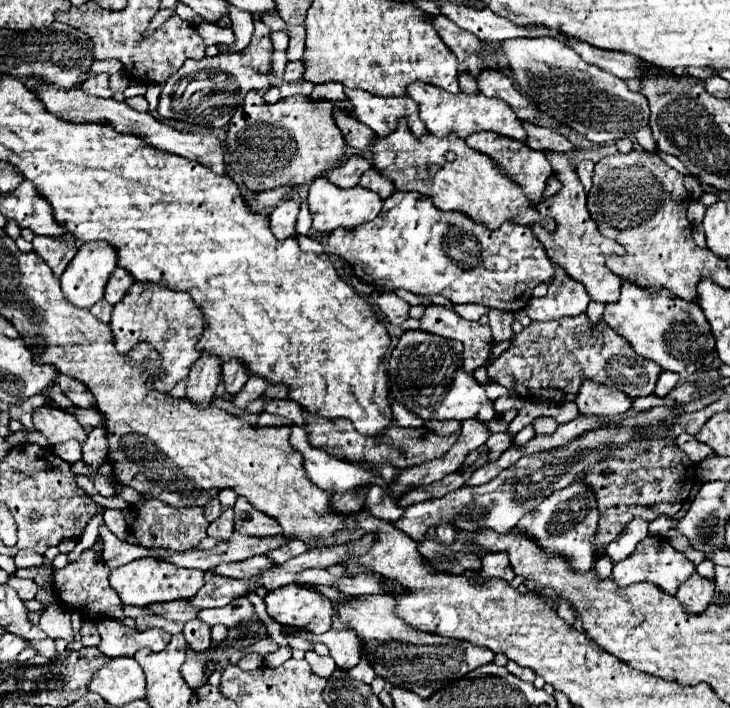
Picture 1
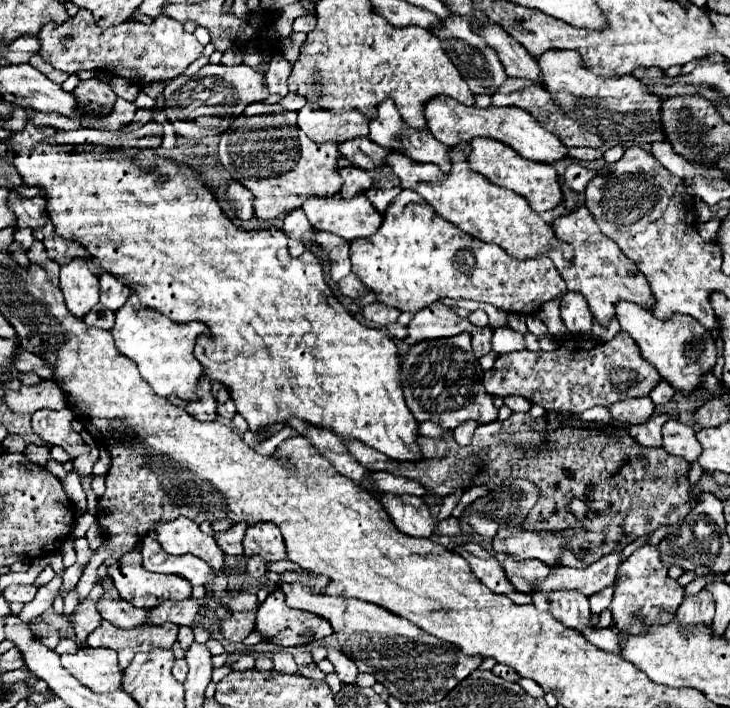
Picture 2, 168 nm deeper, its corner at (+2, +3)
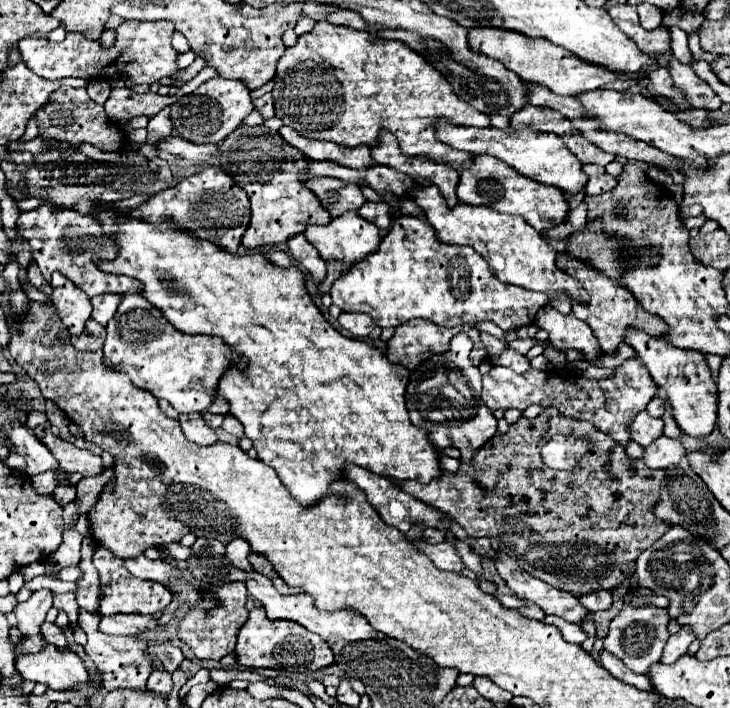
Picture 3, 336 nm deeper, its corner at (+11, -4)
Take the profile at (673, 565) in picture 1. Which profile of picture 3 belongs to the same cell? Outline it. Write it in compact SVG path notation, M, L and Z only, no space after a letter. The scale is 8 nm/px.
M630 600L624 602L618 616L610 622L608 634L604 638L604 648L620 658L632 672L646 674L648 668L660 660L664 644L670 636L668 632L668 608L658 608L652 604L634 606Z

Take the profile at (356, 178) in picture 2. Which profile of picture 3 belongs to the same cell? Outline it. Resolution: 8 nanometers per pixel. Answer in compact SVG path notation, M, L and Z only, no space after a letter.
M312 178L306 186L320 198L322 206L328 206L332 216L344 214L344 210L358 210L366 198L360 192L360 186L342 182L338 178Z

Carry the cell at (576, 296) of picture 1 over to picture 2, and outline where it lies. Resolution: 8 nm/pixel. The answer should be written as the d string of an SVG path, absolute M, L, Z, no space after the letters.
M569 291L561 297L561 319L573 335L591 335L593 315L581 295Z

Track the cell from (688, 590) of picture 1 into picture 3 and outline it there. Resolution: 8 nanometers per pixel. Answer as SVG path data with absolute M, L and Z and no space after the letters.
M680 626L680 630L676 634L670 634L666 646L664 646L664 654L662 654L662 662L664 664L672 664L676 662L680 656L684 656L688 652L688 646L694 642L696 638L692 638L692 630L688 630L688 626Z

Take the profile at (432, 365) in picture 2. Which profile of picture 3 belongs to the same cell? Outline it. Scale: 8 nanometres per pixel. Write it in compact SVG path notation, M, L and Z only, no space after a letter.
M460 332L450 340L450 350L434 354L432 358L424 360L412 374L406 386L406 406L412 424L426 428L428 438L436 448L446 448L446 446L456 446L462 452L462 460L468 462L472 458L472 452L480 448L488 438L494 436L496 432L496 418L492 416L492 410L488 410L480 398L480 372L478 368L470 362L470 350L472 350L472 340Z

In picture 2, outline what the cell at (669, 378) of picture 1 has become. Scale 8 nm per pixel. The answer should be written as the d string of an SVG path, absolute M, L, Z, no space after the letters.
M661 381L661 383L659 383L659 387L651 391L651 395L649 395L649 397L651 397L651 401L653 401L655 405L665 405L665 403L669 403L669 401L673 399L673 395L675 395L673 387L669 387L669 383Z

